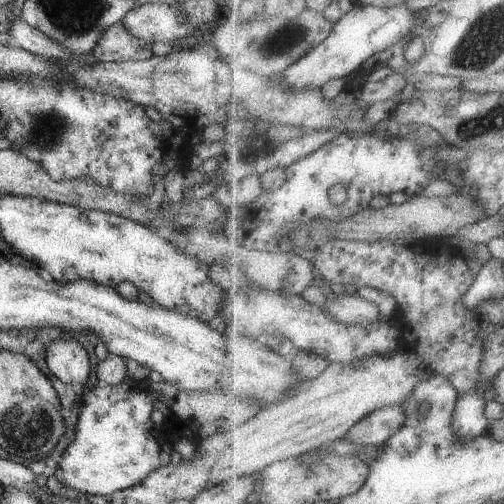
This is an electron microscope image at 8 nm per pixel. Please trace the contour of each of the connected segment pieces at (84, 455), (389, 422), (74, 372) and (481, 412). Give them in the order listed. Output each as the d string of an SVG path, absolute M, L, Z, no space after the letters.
M123 383L97 385L83 392L76 405L80 413L74 440L68 444L59 466L52 472L64 486L86 495L112 495L140 482L153 470L168 463L170 444L160 440L160 430L151 421L153 409L147 392L127 387Z
M402 405L378 408L354 425L345 438L359 445L380 447L404 427L408 417Z
M59 337L52 340L44 352L49 371L64 383L87 381L92 370L88 352L75 337L64 340Z
M483 386L478 393L468 393L459 399L455 429L463 441L487 432L490 419L486 416L486 404L488 400Z

